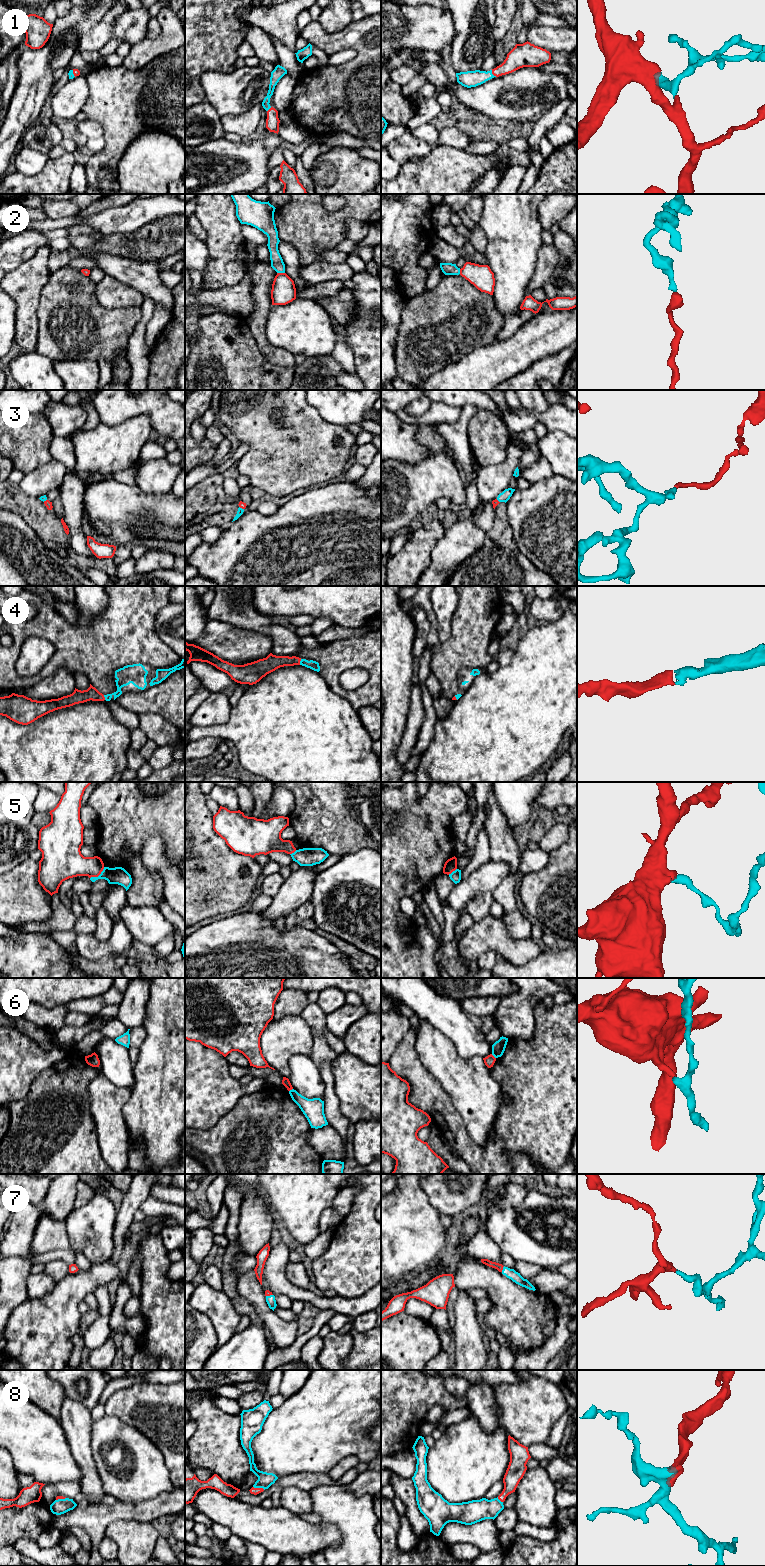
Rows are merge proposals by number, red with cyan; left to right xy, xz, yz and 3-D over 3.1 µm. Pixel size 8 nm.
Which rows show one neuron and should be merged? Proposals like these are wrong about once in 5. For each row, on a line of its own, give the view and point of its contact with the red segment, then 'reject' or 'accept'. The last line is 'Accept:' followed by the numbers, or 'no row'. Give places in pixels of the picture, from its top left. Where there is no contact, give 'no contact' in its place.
1: yz (493, 74) | accept
2: xz (281, 273) | accept
3: xz (241, 507) | accept
4: xz (299, 662) | accept
5: xy (98, 875) | reject
6: yz (493, 1056) | reject
7: yz (502, 1269) | accept
8: xz (259, 1488) | accept
Accept: 1, 2, 3, 4, 7, 8

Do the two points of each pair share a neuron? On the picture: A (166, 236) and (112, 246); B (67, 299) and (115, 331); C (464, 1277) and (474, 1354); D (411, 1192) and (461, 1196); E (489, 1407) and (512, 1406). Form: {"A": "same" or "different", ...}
{"A": "same", "B": "same", "C": "different", "D": "different", "E": "different"}

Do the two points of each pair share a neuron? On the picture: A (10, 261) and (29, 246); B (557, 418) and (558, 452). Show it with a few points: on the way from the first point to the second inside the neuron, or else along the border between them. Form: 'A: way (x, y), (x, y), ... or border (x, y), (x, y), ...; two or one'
A: way (15, 256), (24, 247); one
B: border (549, 431), (562, 430), (566, 434); two

